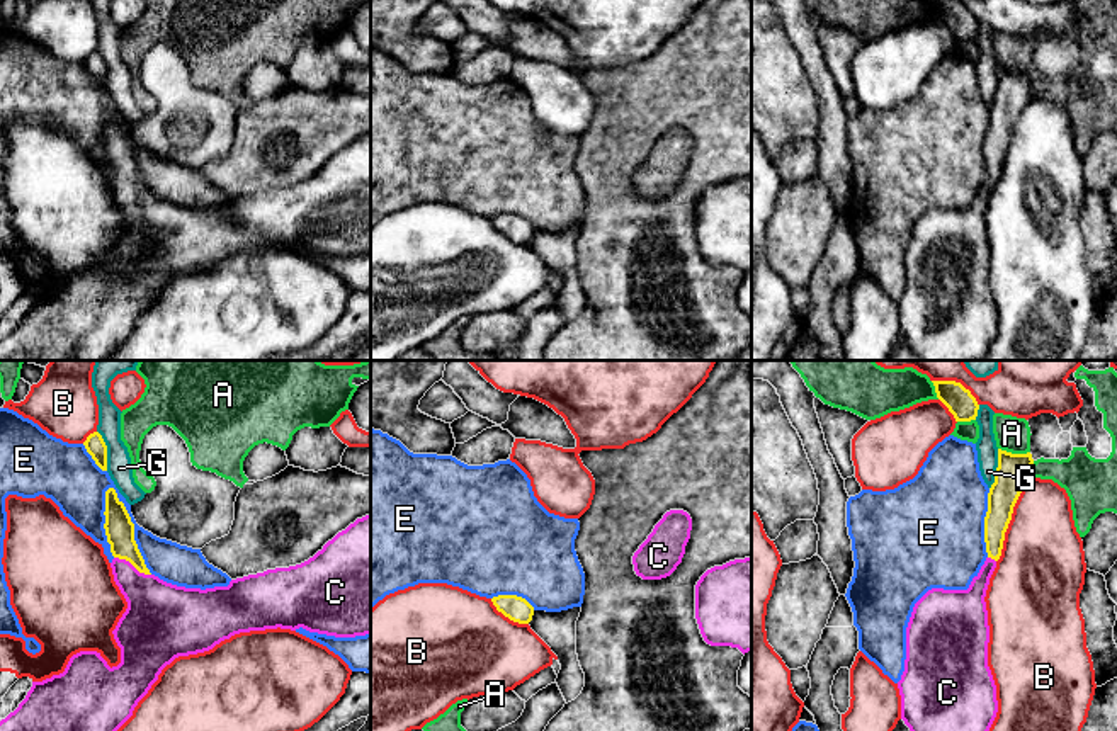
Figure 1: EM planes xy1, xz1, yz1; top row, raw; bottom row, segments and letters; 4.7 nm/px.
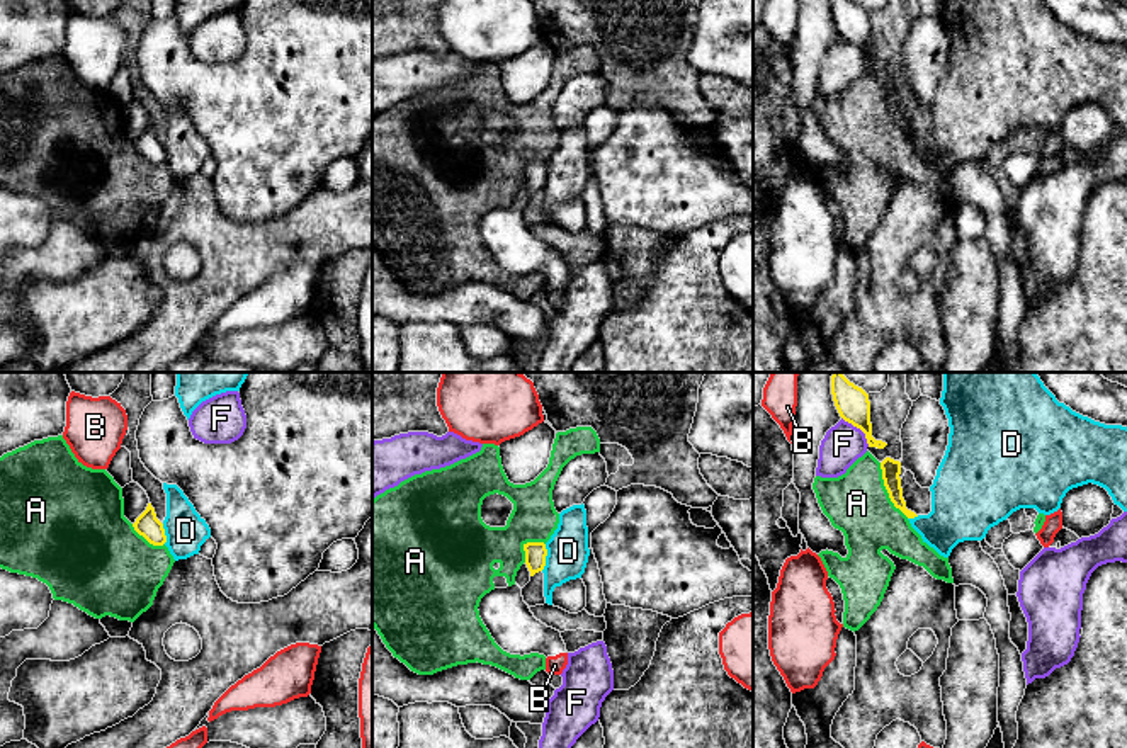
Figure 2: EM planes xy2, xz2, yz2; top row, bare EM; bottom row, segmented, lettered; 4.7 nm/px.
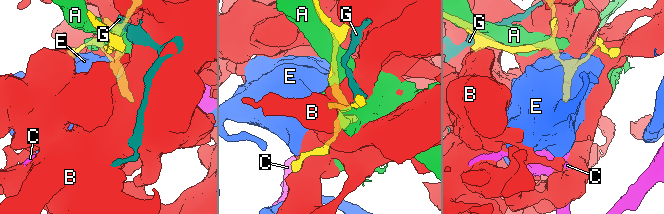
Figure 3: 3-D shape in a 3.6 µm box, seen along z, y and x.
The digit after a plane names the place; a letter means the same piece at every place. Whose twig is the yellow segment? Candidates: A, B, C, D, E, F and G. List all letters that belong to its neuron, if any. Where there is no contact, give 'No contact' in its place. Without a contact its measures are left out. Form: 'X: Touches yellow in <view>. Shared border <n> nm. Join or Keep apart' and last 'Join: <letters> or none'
A: Touches yellow in yz2. Shared border 300 nm. Keep apart
B: Touches yellow in yz1. Shared border 440 nm. Keep apart
C: Touches yellow in xy1. Shared border 200 nm. Join
D: Touches yellow in xz2. Shared border 130 nm. Keep apart
E: Touches yellow in xy1. Shared border 460 nm. Keep apart
F: Touches yellow in yz2. Shared border 190 nm. Keep apart
G: Touches yellow in xy1. Shared border 200 nm. Keep apart
Join: C

